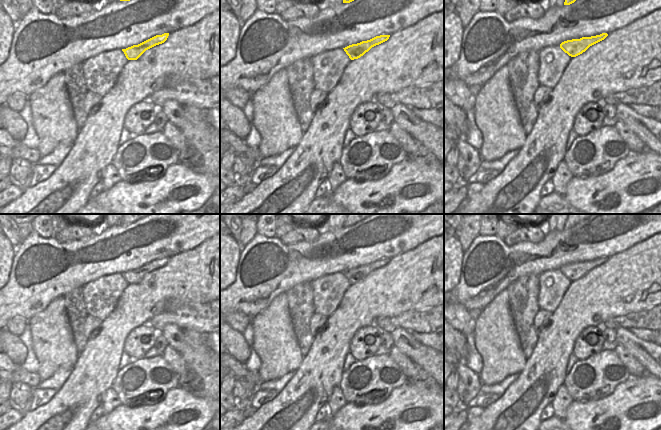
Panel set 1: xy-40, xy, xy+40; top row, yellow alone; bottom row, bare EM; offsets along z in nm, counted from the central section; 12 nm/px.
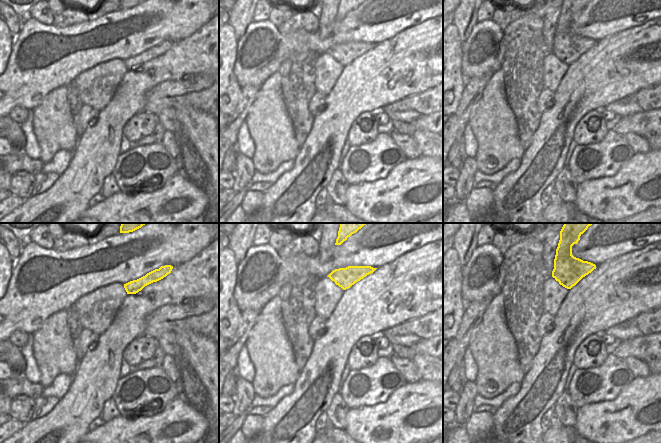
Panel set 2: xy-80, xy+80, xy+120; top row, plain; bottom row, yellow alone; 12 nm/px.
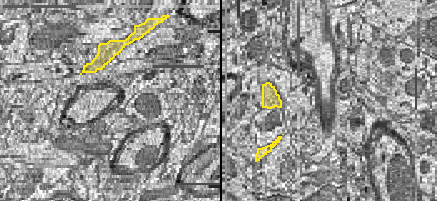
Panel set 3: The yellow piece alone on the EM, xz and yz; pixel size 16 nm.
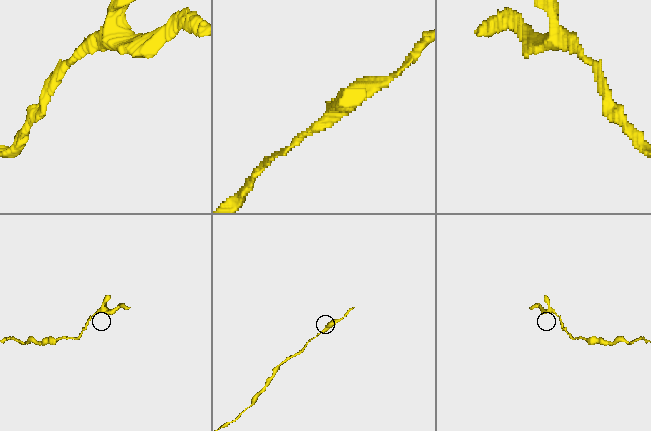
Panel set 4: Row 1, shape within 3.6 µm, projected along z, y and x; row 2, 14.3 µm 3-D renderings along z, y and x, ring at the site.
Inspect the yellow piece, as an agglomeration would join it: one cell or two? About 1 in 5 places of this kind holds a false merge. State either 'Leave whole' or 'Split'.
Leave whole.

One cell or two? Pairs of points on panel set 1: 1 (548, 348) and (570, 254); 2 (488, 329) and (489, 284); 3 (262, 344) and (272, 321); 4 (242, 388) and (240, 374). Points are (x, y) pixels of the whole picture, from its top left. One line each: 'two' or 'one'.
1: two
2: two
3: one
4: two

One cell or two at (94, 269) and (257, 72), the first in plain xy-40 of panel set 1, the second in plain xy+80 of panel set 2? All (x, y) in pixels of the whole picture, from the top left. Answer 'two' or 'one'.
one

